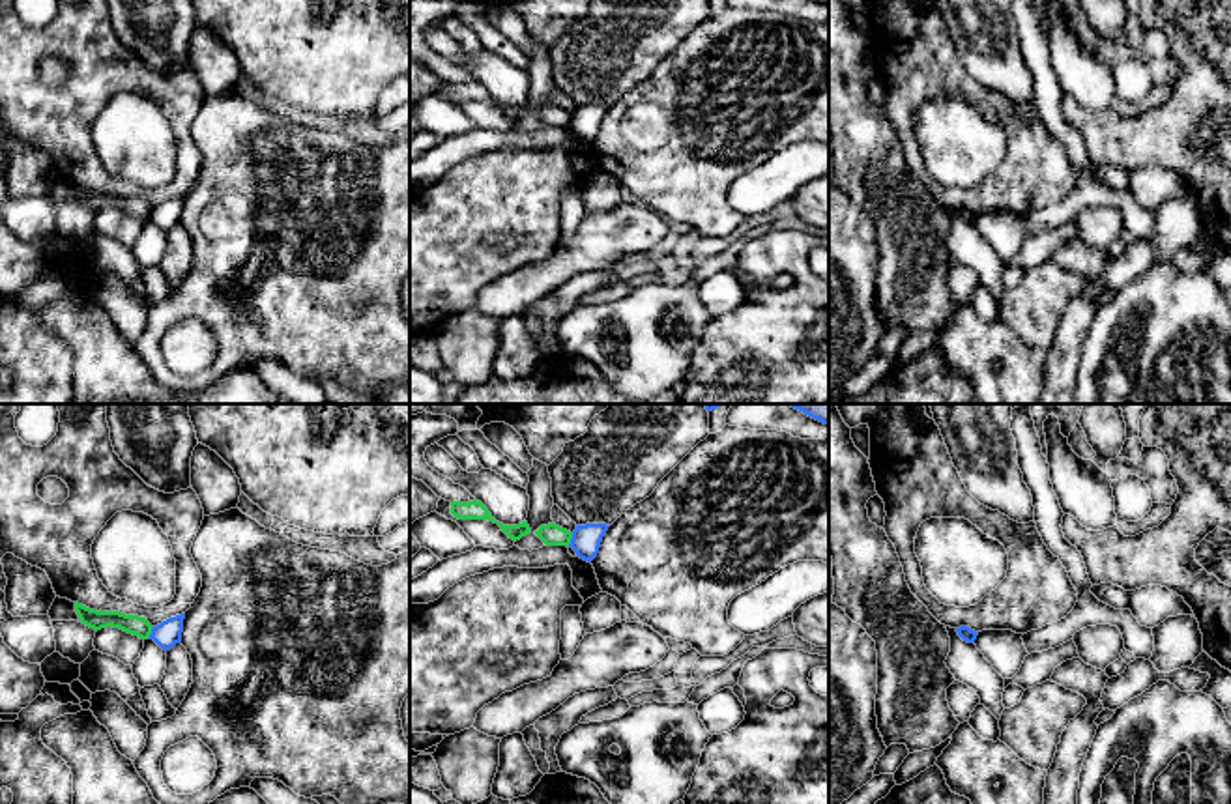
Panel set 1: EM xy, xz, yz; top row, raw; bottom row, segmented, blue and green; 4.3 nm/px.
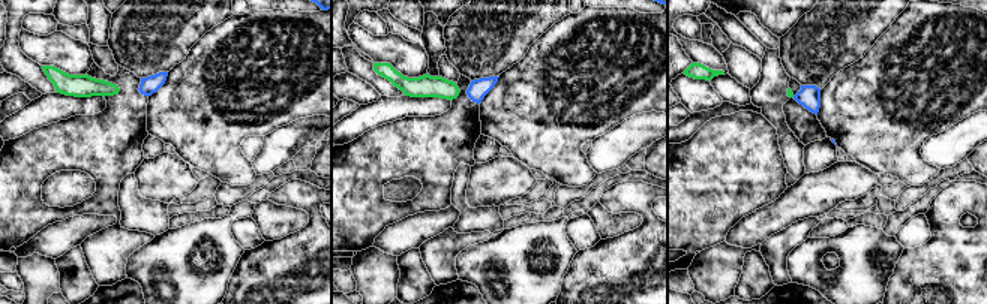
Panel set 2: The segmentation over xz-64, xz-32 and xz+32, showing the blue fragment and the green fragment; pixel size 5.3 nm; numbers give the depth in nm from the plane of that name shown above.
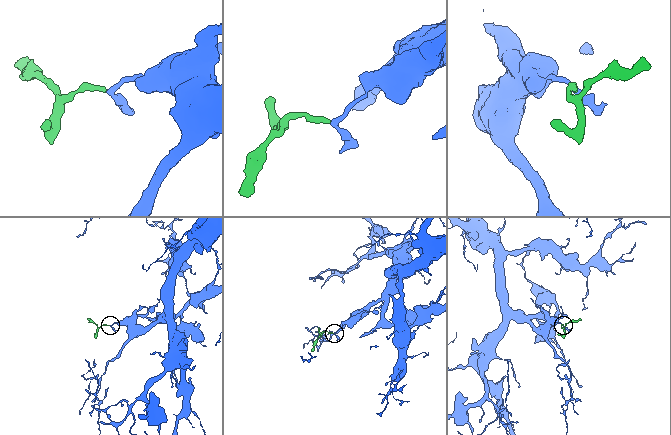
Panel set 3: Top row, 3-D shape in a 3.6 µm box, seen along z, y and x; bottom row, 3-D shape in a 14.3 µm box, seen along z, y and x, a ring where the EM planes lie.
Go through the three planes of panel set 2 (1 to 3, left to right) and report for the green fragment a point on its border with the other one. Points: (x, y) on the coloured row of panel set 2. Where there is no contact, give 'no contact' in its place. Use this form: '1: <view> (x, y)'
1: no contact
2: no contact
3: no contact

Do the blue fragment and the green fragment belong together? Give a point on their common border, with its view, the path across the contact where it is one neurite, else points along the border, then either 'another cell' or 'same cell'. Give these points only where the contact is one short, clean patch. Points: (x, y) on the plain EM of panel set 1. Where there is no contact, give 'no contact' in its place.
contact xz (571, 120); border xz (573, 114), (567, 126); another cell

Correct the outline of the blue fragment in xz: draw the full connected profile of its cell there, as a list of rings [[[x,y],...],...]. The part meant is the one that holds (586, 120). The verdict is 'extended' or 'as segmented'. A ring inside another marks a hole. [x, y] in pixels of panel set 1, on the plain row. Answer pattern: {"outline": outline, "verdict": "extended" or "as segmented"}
{"outline": [[[606,105],[576,107],[569,127],[580,140],[591,144],[599,135],[602,118],[606,116],[608,108],[610,107]]], "verdict": "as segmented"}

